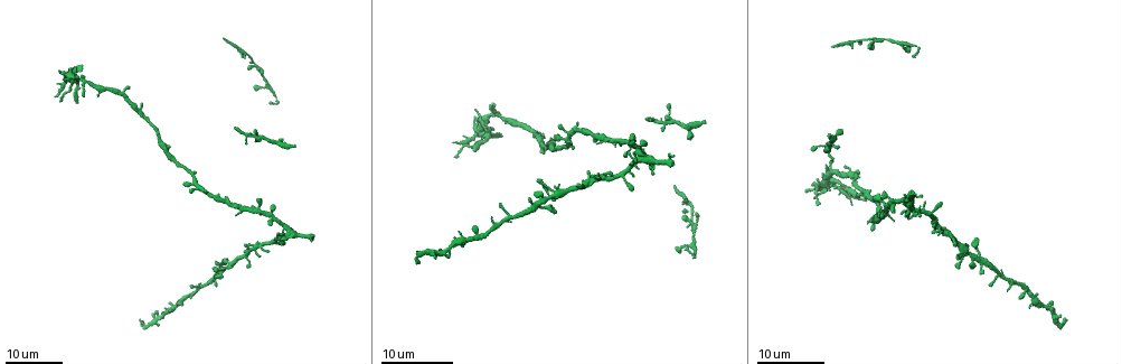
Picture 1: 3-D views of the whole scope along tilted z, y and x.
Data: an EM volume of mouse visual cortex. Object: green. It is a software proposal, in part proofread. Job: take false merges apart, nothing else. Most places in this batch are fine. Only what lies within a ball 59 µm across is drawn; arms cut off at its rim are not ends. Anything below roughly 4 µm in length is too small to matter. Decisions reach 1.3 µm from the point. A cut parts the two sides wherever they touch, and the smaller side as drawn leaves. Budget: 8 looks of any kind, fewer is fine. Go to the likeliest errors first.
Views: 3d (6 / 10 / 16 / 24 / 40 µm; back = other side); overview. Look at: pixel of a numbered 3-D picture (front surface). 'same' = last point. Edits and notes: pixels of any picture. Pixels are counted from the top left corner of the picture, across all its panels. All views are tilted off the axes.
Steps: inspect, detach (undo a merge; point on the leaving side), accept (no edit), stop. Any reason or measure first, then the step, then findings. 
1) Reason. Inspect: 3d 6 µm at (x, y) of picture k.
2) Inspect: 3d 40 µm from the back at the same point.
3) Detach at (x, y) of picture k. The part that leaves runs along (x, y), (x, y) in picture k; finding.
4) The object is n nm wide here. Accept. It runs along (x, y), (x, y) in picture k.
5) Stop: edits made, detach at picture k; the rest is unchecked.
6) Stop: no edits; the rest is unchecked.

Looks like a crossing. Inspect: 3d 16 µm at (836, 182) of picture 1.

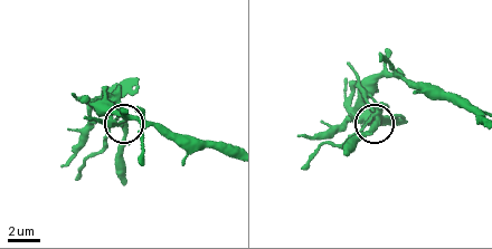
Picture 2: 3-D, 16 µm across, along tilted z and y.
Inspect: 3d 6 µm at (371, 122) of picture 2.

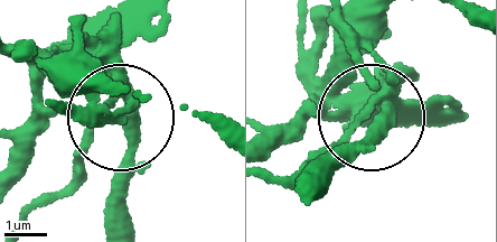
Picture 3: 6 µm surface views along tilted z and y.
4 arms meet here. Accept. All the same neuron.

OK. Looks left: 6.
Three arms meet. Inspect: 3d 24 µm at (655, 120) of picture 1.

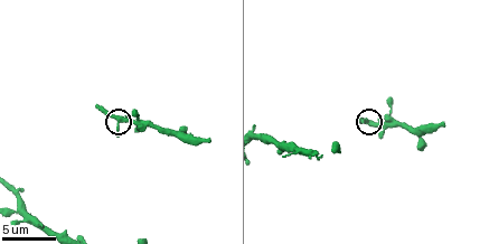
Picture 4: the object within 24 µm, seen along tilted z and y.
Inspect: 3d 10 µm at (120, 119) of picture 4.

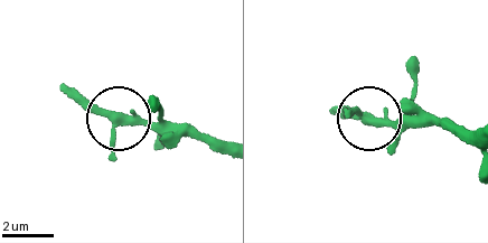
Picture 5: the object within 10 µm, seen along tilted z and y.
Accept. Continuous, no second neuron.

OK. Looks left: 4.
Branch point. Inspect: 3d 16 µm at (258, 211) of picture 1.

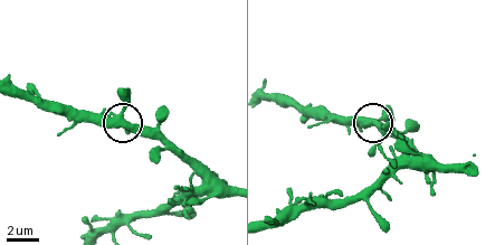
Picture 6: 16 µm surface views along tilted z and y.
Inspect: 3d 10 µm at (376, 121) of picture 6.

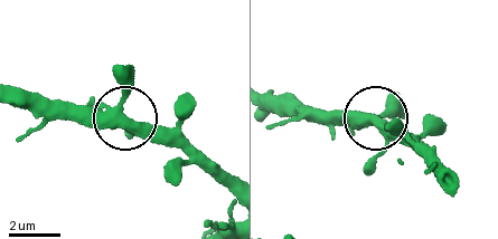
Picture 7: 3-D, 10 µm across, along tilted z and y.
3 arms meet here. Accept. Continuous, no second neuron.

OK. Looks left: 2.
Inspect: 3d 24 µm at (640, 160) of picture 1.

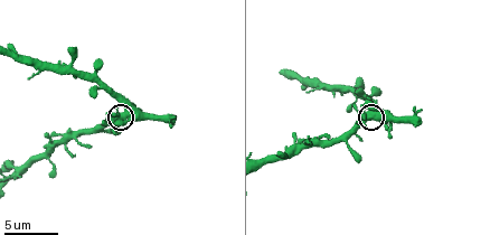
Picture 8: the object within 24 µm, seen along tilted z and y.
Inspect: 3d 6 µm at (371, 118) of picture 8.

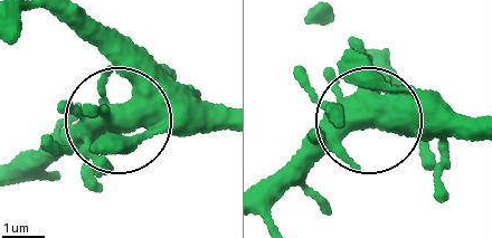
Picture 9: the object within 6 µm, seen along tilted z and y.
The object is 470 nm wide here. Accept. All the same neuron.

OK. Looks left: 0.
Stop: no edits; the rest is unchecked.

